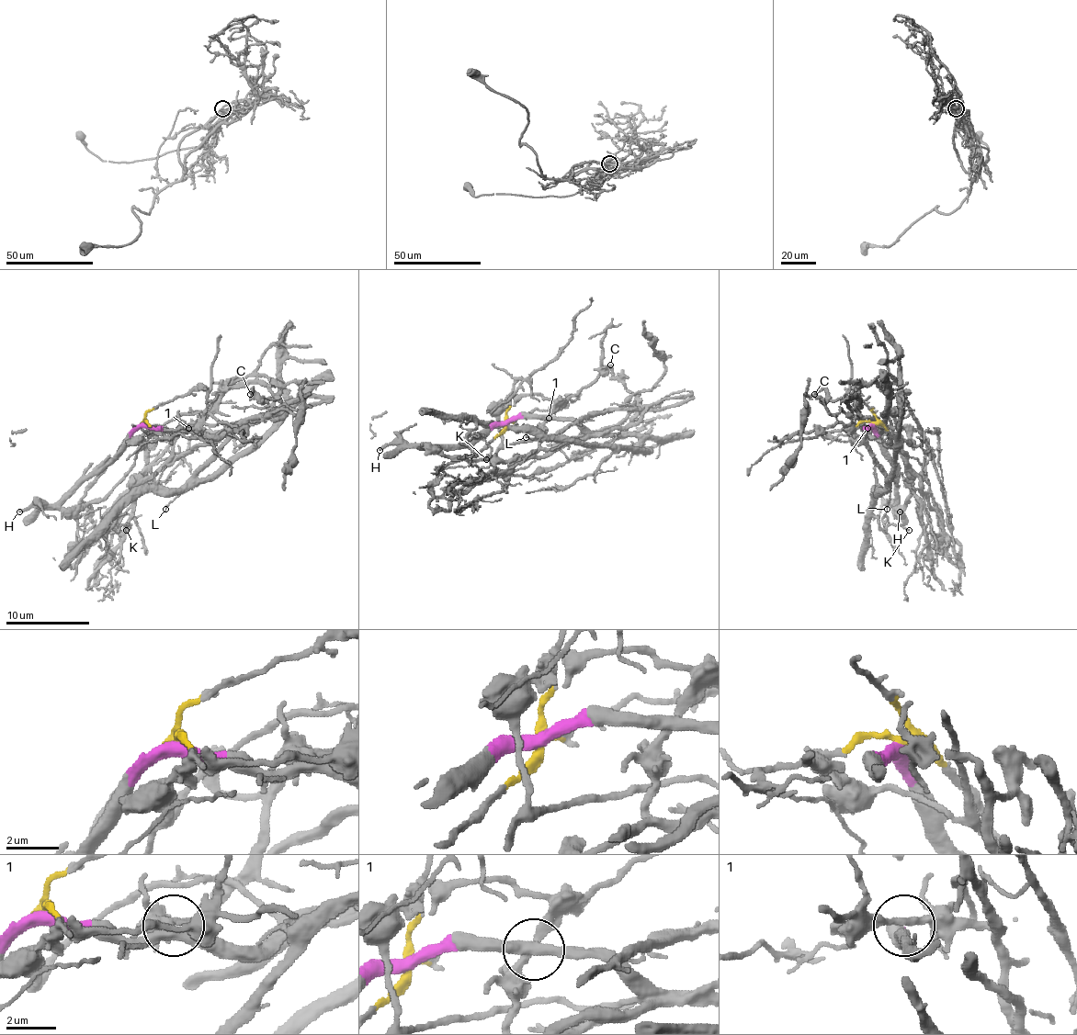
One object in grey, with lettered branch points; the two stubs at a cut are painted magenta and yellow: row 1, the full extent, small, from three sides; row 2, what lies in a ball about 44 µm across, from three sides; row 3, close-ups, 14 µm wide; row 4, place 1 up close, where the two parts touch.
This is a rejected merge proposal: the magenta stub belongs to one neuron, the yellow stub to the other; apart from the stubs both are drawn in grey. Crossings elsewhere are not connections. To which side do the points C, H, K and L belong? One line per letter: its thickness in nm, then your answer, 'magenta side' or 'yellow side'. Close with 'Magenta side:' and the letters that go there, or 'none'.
C: 240 nm thick; yellow side
H: 260 nm thick; magenta side
K: 100 nm thick; magenta side
L: 110 nm thick; magenta side
Magenta side: H, K, L

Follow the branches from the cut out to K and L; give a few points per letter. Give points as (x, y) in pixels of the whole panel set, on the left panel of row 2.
K: (144, 423), (222, 430), (229, 438), (178, 489), (141, 490), (118, 514), (126, 531)
L: (144, 423), (168, 432), (214, 434), (222, 430), (229, 434), (219, 453), (165, 510)

